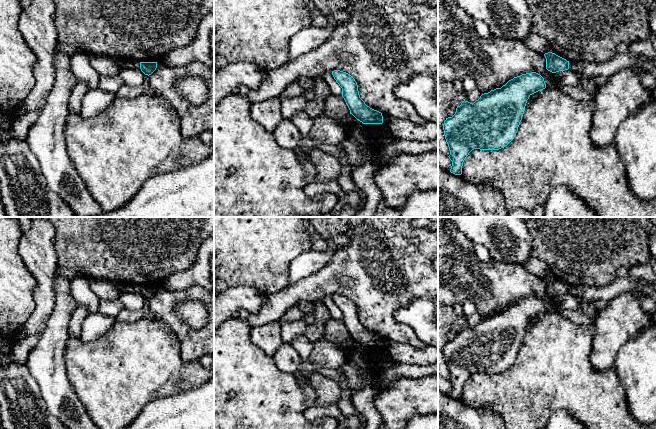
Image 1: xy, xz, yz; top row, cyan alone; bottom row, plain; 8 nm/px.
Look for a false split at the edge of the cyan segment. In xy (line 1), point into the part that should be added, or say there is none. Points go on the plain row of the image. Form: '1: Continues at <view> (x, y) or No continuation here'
1: No continuation here

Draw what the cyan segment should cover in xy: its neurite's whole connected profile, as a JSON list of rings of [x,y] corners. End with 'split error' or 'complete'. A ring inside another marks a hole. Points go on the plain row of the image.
[[[140,286],[140,293],[145,299],[151,299],[157,292],[157,286]]]; complete

